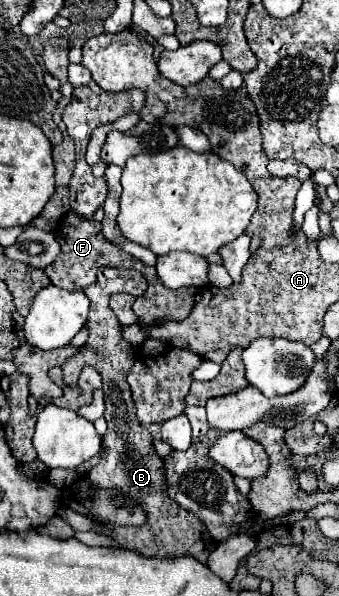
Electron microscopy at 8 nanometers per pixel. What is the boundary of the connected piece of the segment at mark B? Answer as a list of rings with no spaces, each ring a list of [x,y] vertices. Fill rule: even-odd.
[[[101,266],[99,272],[97,272],[97,282],[93,286],[87,286],[83,288],[83,292],[87,294],[87,298],[91,300],[91,310],[89,310],[89,318],[87,318],[87,326],[89,326],[89,340],[87,340],[87,346],[85,348],[103,348],[103,352],[81,352],[79,356],[73,356],[71,360],[67,360],[63,364],[63,376],[65,376],[65,382],[75,382],[77,380],[77,374],[81,374],[83,366],[93,366],[101,376],[103,376],[103,390],[105,390],[105,414],[103,418],[107,420],[107,434],[103,436],[103,450],[101,450],[101,460],[95,468],[91,468],[91,472],[87,474],[89,478],[89,484],[91,488],[99,488],[99,490],[117,490],[117,492],[123,492],[125,500],[135,500],[143,512],[147,514],[147,520],[143,526],[119,526],[119,524],[109,524],[109,522],[101,522],[101,520],[95,520],[95,532],[99,534],[105,534],[109,538],[113,538],[121,548],[131,548],[131,550],[137,550],[141,554],[149,554],[149,556],[177,556],[177,554],[187,554],[187,556],[193,556],[193,558],[199,558],[201,562],[205,562],[213,550],[213,540],[209,542],[207,540],[207,530],[203,526],[203,522],[179,508],[179,504],[175,504],[169,494],[167,494],[167,480],[165,480],[165,468],[163,468],[163,458],[155,452],[153,448],[153,434],[143,428],[135,416],[135,406],[133,406],[133,400],[131,400],[131,392],[129,392],[129,384],[127,384],[127,374],[129,374],[129,368],[133,364],[133,356],[131,352],[127,352],[127,348],[131,348],[131,344],[127,344],[123,338],[121,338],[121,326],[117,322],[117,316],[113,314],[113,310],[109,308],[109,296],[115,293],[127,293],[135,297],[142,296],[147,290],[147,280],[145,276],[139,272],[139,270],[133,270],[133,268],[109,268],[109,266]]]

